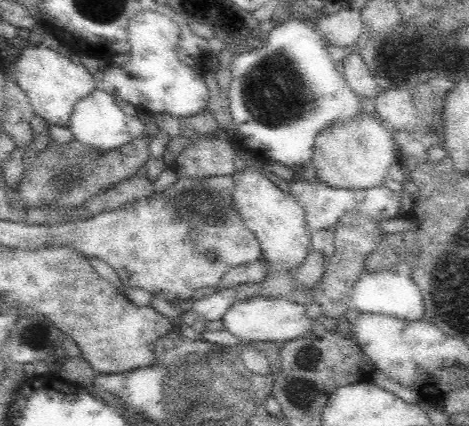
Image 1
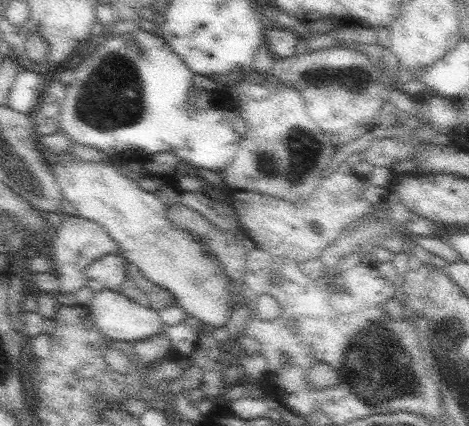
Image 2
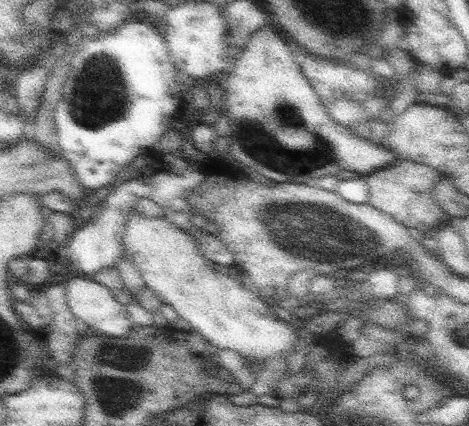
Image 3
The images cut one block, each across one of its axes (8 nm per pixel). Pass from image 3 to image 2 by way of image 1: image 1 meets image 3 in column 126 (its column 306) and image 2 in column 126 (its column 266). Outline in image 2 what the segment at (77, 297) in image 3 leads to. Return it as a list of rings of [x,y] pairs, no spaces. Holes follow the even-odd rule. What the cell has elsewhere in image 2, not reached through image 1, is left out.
[[[101,290],[97,294],[93,294],[93,298],[89,300],[89,310],[91,310],[91,318],[93,324],[99,332],[103,332],[103,336],[107,336],[111,342],[127,342],[127,344],[135,344],[135,342],[143,342],[145,338],[153,338],[153,334],[163,332],[167,326],[161,320],[161,314],[157,310],[153,310],[151,306],[141,306],[139,302],[127,298],[125,294],[113,292],[113,290]]]

